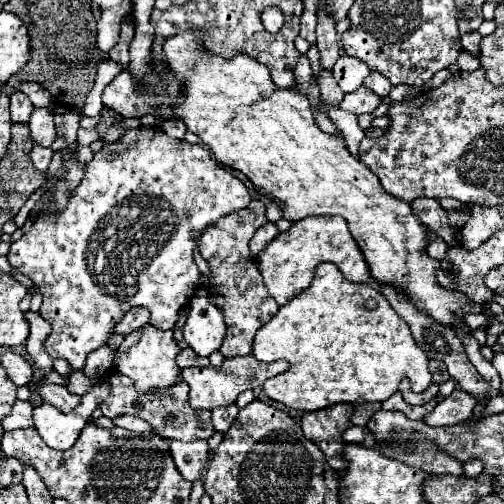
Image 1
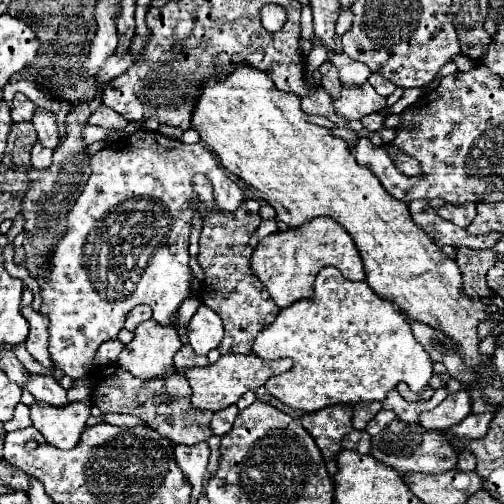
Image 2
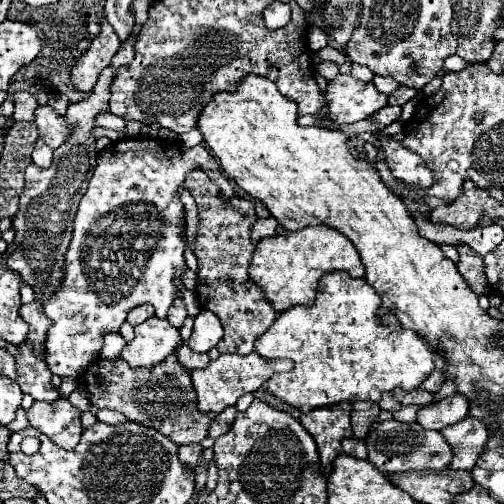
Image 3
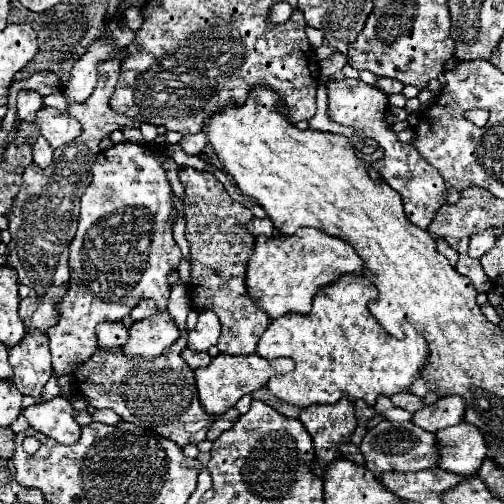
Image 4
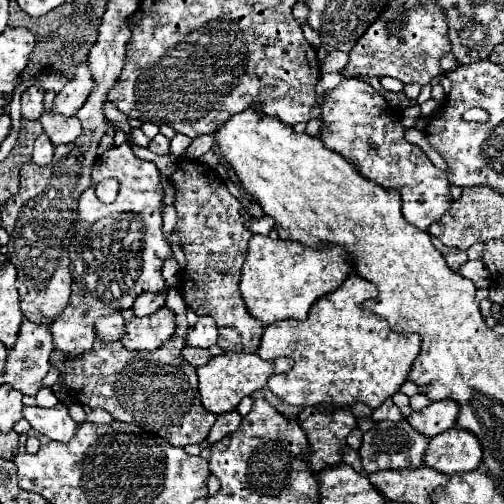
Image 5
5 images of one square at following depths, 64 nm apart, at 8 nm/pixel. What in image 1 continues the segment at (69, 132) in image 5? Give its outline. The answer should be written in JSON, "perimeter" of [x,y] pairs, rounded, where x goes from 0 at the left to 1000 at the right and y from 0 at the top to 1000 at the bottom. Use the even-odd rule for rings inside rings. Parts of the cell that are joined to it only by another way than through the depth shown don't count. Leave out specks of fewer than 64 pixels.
{"perimeter":[[[71,214],[60,230],[60,270],[79,290],[99,290],[111,278],[107,262],[107,230],[95,214]]]}

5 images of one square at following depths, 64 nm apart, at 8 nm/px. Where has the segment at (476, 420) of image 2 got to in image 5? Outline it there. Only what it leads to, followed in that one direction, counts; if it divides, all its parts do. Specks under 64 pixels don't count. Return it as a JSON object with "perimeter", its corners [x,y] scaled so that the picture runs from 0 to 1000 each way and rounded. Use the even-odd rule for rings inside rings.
{"perimeter":[[[893,849],[873,865],[853,869],[845,905],[845,925],[881,940],[929,940],[956,929],[956,889],[952,873],[929,853]]]}

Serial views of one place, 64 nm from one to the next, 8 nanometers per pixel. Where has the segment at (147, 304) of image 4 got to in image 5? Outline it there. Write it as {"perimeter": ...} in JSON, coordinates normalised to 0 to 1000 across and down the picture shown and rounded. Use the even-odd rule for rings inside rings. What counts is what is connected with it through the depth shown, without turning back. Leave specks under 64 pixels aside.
{"perimeter":[[[329,575],[317,579],[317,583],[298,583],[298,579],[286,579],[270,591],[262,615],[270,627],[298,627],[302,619],[310,619],[313,611],[321,611],[329,599]]]}

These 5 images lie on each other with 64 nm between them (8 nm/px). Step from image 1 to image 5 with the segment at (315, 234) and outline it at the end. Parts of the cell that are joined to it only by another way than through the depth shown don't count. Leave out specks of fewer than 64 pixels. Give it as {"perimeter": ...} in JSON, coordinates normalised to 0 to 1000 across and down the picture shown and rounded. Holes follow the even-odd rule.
{"perimeter":[[[504,464],[492,484],[492,508],[480,532],[476,579],[492,619],[500,619],[520,643],[540,643],[567,631],[603,635],[615,607],[635,587],[663,579],[679,556],[698,544],[698,516],[683,508],[683,492],[603,492],[575,476],[540,476],[520,464]]]}

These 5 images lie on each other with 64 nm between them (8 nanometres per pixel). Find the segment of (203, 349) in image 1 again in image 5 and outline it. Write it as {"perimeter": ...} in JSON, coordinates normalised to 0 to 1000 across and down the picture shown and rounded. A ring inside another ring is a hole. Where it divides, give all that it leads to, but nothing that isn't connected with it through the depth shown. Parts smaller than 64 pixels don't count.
{"perimeter":[[[397,627],[389,647],[373,655],[369,683],[389,690],[417,690],[429,683],[429,671],[433,671],[433,651],[421,627]]]}

